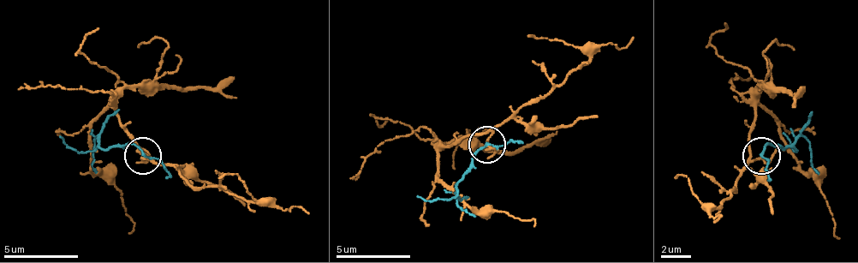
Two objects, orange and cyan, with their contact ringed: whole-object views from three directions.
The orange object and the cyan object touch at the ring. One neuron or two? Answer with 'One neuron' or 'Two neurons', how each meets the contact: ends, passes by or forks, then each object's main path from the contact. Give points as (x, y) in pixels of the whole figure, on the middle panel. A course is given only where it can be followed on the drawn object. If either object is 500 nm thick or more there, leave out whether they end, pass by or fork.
Two neurons. At the ring orange forks. At the ring cyan passes by. Course of orange: (488, 145), (483, 134), (471, 133), (443, 146), (439, 177), (458, 199), (479, 210), (534, 220), (533, 228). Course of cyan: (488, 145), (477, 152), (458, 182), (457, 196), (461, 208), (476, 218)

